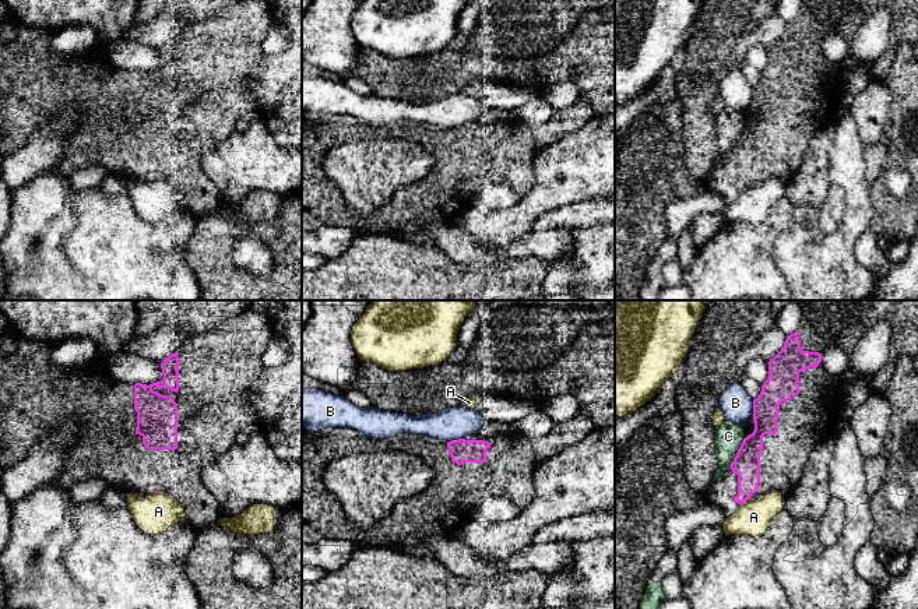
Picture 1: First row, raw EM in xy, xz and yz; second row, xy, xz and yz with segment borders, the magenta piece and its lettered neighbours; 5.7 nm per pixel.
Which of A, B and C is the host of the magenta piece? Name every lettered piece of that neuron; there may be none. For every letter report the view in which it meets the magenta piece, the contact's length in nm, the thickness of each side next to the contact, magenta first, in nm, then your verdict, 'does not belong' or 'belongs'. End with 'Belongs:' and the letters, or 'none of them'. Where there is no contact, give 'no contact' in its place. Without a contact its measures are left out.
A: yz | 80 nm | 160/200 nm | does not belong
B: xz | 90 nm | 140/190 nm | does not belong
C: yz | 190 nm | 160/160 nm | does not belong
Belongs: none of them

